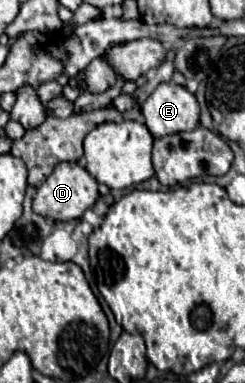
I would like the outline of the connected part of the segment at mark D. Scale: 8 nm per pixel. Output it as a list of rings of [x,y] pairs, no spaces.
[[[58,162],[52,174],[38,186],[38,192],[34,196],[34,212],[56,222],[78,220],[88,208],[94,206],[96,198],[98,182],[90,176],[90,172],[84,166],[80,166],[78,162]]]

